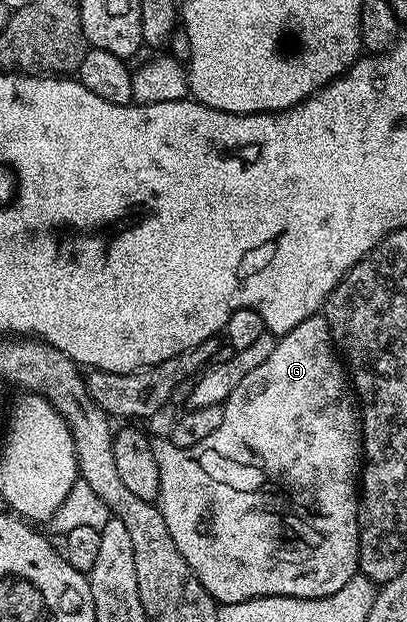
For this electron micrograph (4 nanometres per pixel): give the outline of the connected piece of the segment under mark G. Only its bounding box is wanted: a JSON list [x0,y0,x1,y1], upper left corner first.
[151,313,361,605]

